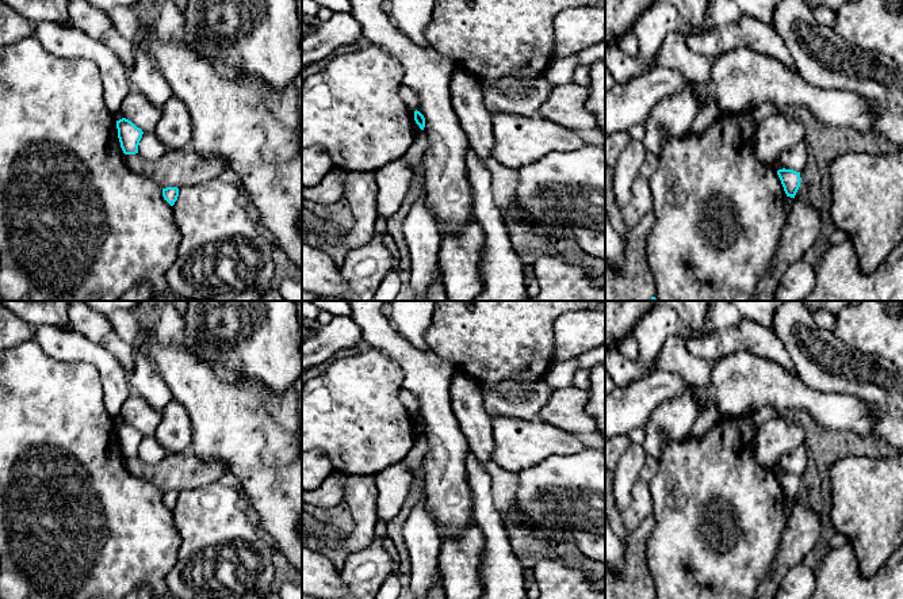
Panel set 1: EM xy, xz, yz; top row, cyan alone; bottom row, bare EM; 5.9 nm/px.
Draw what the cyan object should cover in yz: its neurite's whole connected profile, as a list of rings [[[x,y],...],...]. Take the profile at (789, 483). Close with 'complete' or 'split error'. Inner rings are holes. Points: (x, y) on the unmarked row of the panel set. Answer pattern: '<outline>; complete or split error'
[[[783,472],[777,474],[777,478],[781,484],[787,500],[795,501],[800,491],[800,484],[801,484],[800,476]]]; complete

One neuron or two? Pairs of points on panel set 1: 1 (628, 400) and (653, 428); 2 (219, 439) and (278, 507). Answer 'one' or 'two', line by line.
1: two
2: one

